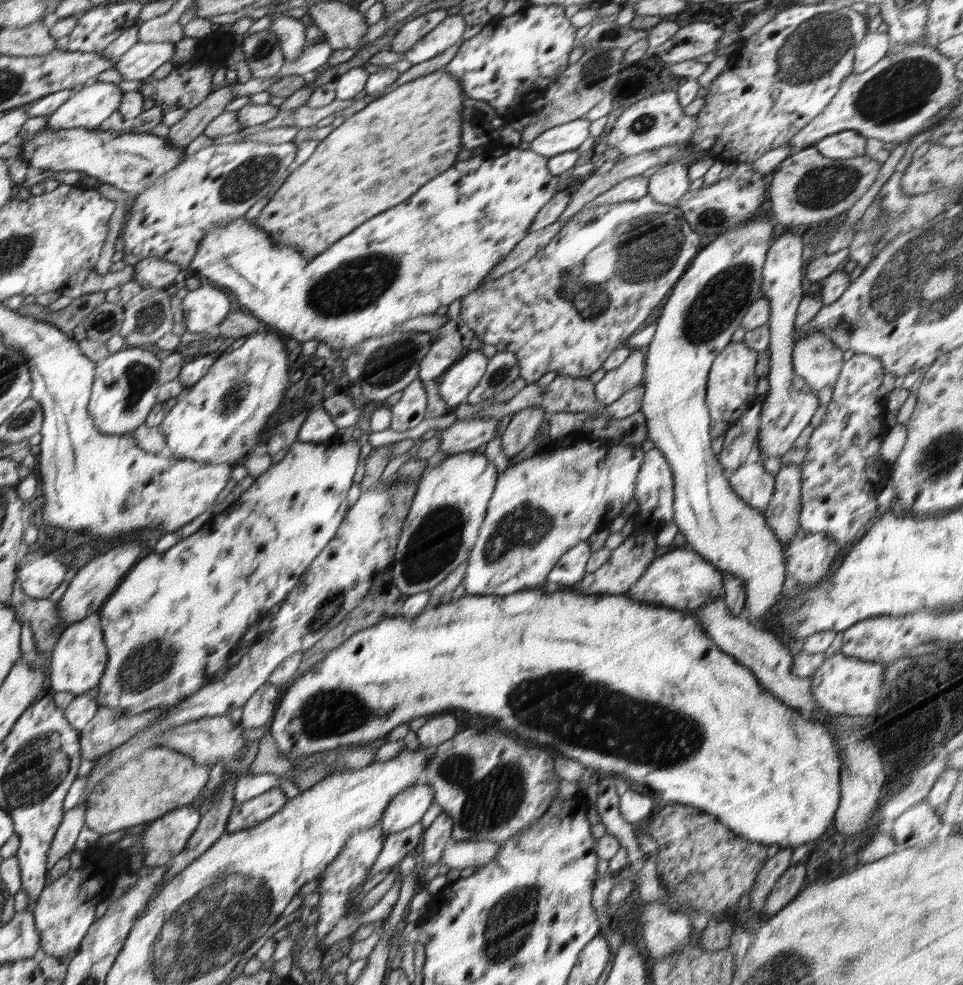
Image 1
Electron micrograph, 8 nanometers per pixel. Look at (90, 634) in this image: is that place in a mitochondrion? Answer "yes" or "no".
no

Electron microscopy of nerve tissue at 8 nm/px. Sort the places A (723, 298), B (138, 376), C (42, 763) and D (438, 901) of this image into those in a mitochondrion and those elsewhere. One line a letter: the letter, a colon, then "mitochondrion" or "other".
A: mitochondrion
B: mitochondrion
C: mitochondrion
D: other

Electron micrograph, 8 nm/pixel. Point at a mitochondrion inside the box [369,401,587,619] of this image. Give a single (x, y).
(437, 538)

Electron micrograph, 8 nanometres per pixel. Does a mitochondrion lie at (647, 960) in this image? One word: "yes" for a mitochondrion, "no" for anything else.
no

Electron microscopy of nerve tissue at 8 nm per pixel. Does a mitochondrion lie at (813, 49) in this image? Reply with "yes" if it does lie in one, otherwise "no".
yes

